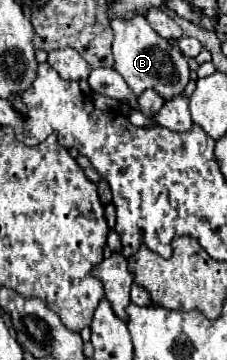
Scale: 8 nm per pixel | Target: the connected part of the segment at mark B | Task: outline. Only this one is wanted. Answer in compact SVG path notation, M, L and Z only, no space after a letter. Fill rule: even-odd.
M134 17L134 19L112 19L110 21L114 31L114 69L124 77L128 87L140 95L146 89L154 89L160 93L164 101L168 97L178 97L184 93L188 81L190 81L190 67L188 59L182 55L182 51L172 45L168 39L160 37L146 21L146 17Z

